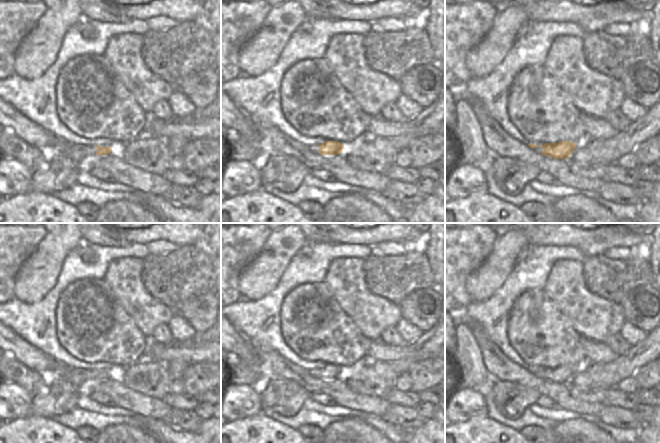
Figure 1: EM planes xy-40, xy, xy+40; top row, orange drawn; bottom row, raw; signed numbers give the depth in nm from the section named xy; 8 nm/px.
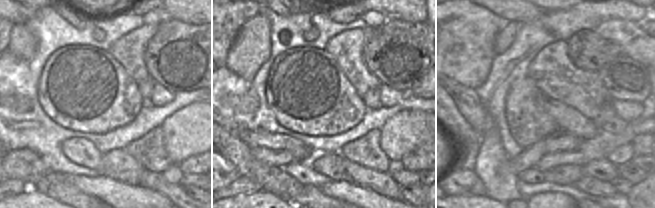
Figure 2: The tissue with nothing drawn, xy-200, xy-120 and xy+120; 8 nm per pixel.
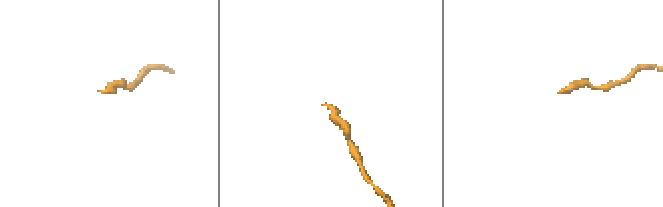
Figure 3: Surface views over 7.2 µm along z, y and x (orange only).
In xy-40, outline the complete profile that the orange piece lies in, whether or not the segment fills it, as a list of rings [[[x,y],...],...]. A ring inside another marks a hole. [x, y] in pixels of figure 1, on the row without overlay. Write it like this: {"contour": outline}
{"contour": [[[56,363],[54,370],[50,372],[49,377],[63,377],[76,388],[87,381],[95,379],[107,379],[112,376],[111,371],[99,371],[97,369],[73,369],[63,363]]]}

